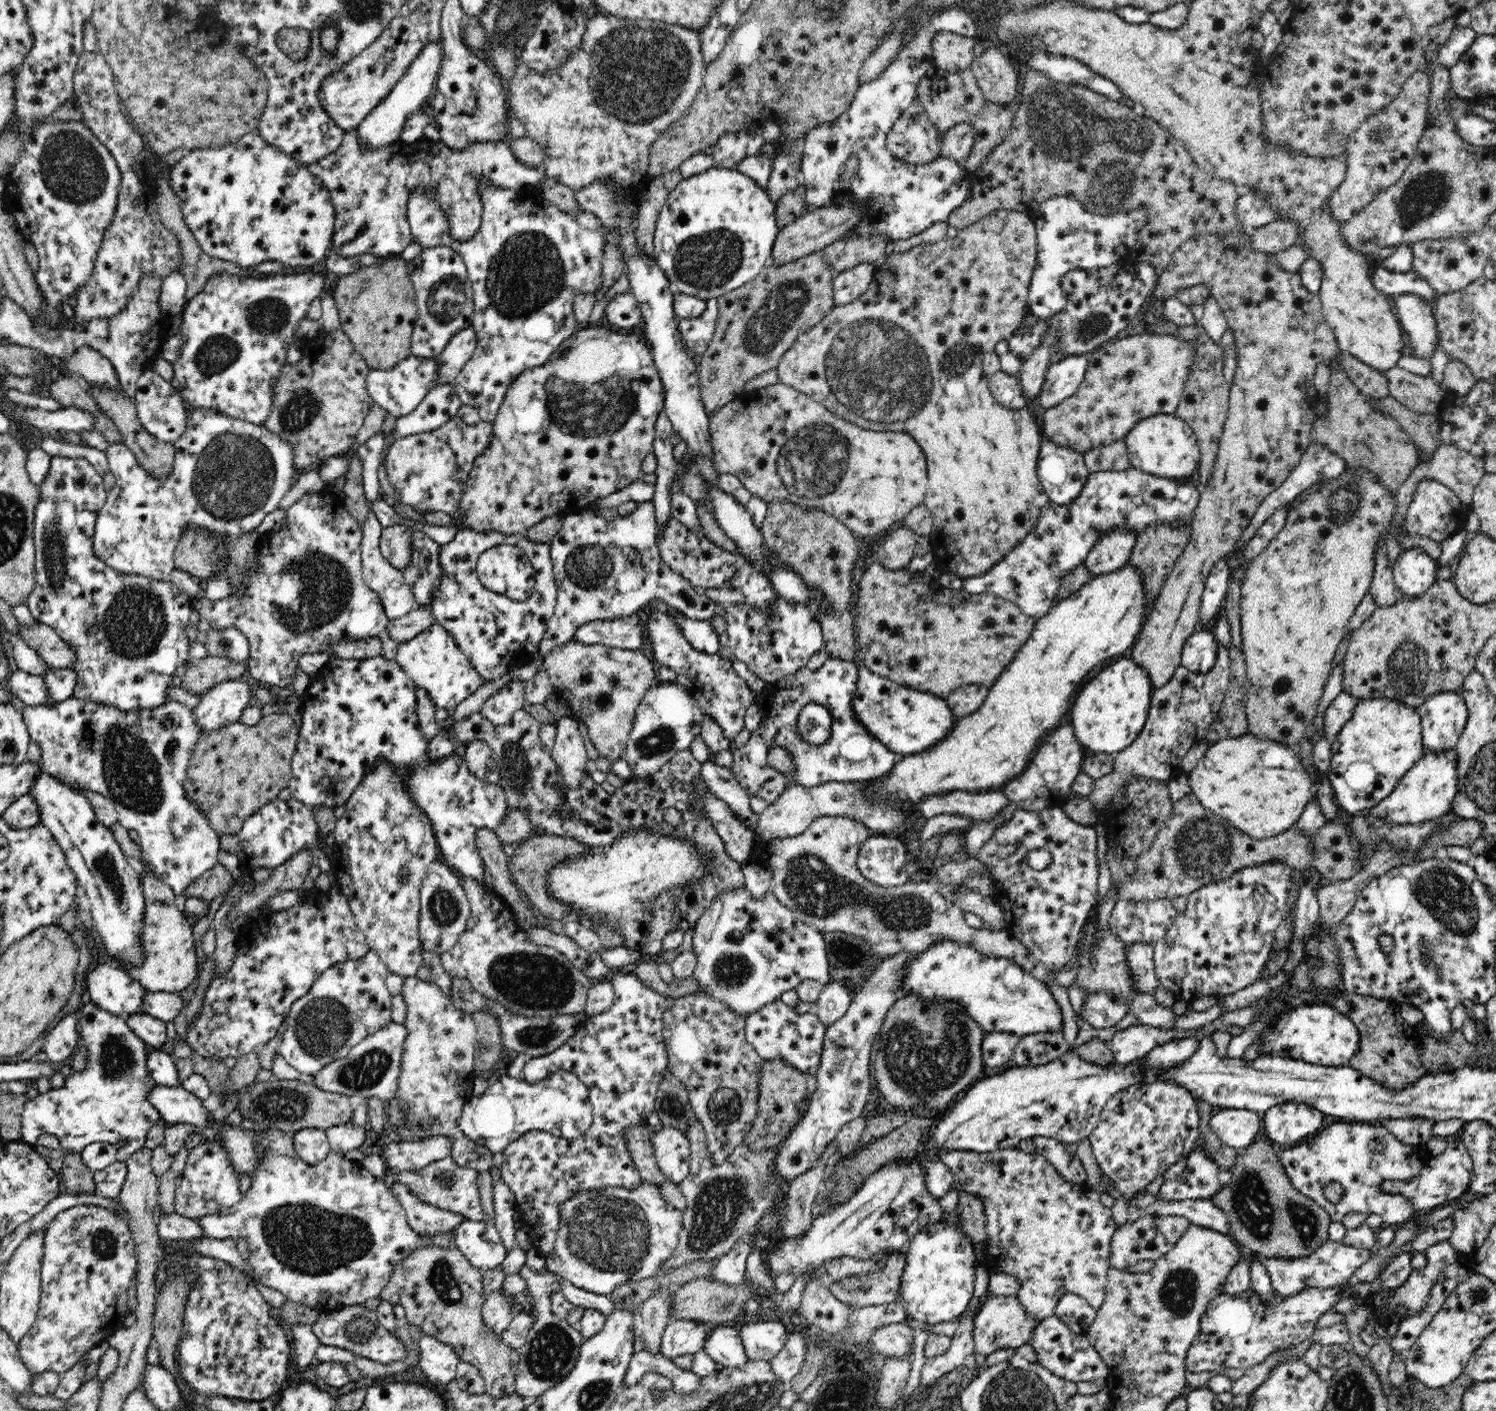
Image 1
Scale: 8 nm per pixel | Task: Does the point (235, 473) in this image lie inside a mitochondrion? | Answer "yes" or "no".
yes

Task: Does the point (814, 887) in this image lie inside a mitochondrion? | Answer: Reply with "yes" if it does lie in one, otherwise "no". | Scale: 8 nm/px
yes

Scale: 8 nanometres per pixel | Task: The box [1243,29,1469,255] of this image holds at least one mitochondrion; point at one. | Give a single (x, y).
(1424, 195)

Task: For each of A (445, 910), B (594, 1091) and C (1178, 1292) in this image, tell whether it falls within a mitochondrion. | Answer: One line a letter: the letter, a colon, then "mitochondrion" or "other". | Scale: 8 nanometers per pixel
A: mitochondrion
B: other
C: mitochondrion

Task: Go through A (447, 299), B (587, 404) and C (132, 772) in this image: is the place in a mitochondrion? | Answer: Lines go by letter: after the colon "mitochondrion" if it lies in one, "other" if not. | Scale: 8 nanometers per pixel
A: mitochondrion
B: mitochondrion
C: mitochondrion

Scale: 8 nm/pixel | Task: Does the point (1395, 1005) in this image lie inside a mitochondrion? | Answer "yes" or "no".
no

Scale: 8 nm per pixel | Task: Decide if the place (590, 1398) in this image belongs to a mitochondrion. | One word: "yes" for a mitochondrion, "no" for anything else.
yes

